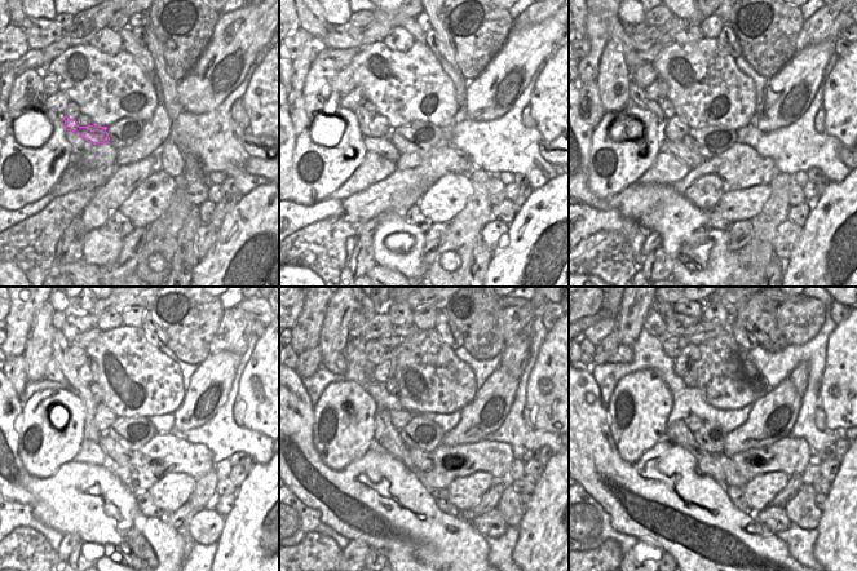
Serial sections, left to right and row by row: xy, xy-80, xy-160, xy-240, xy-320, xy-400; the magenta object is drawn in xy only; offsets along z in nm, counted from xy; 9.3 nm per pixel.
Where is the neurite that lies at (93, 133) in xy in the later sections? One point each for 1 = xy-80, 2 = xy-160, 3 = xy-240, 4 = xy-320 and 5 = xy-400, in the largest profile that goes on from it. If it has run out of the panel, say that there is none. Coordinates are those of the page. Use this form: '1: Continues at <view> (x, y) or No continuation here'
1: Continues at xy-80 (363, 118)
2: Continues at xy-160 (637, 96)
3: Continues at xy-240 (52, 371)
4: Continues at xy-320 (336, 362)
5: Continues at xy-400 (623, 354).

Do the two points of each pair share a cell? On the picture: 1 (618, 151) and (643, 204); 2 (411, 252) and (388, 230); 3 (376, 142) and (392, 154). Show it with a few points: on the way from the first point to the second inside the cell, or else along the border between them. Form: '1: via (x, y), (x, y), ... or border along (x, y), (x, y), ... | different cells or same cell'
1: border along (635, 182), (615, 194), (605, 197) | different cells
2: via (403, 244), (400, 240), (400, 231), (396, 230) | same cell
3: via (380, 146), (388, 150) | same cell

